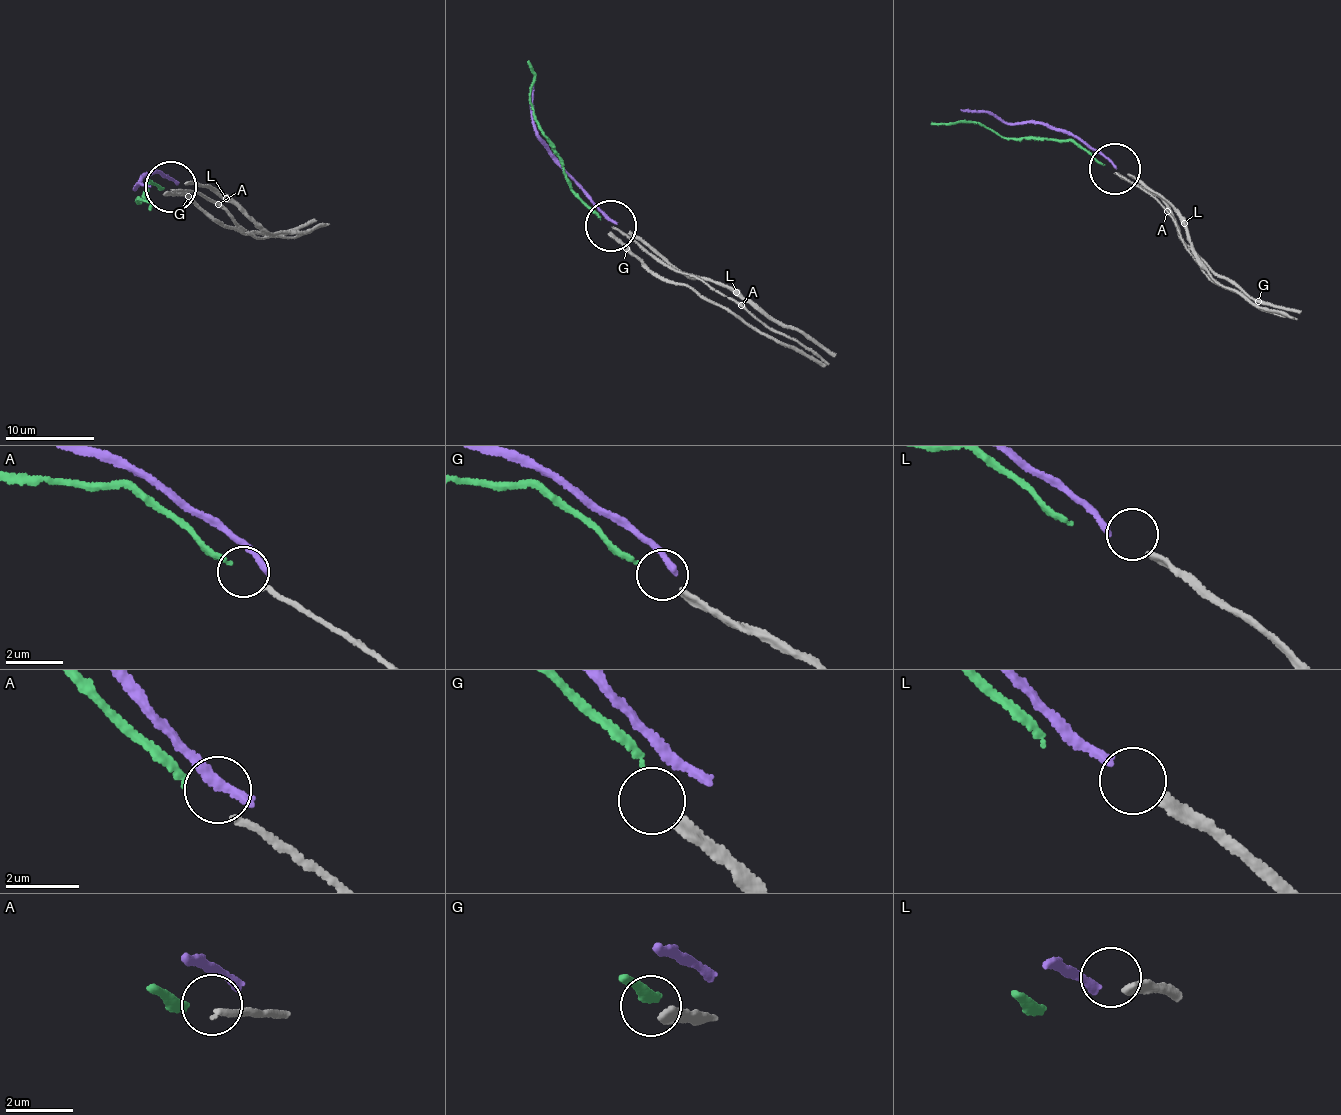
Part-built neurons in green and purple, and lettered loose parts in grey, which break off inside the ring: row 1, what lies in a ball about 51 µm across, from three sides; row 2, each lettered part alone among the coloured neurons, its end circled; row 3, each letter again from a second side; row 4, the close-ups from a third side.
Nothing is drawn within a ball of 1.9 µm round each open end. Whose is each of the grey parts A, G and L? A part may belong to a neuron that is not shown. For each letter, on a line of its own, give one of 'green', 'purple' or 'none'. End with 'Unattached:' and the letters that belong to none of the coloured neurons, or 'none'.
A: green
G: none
L: purple
Unattached: G

